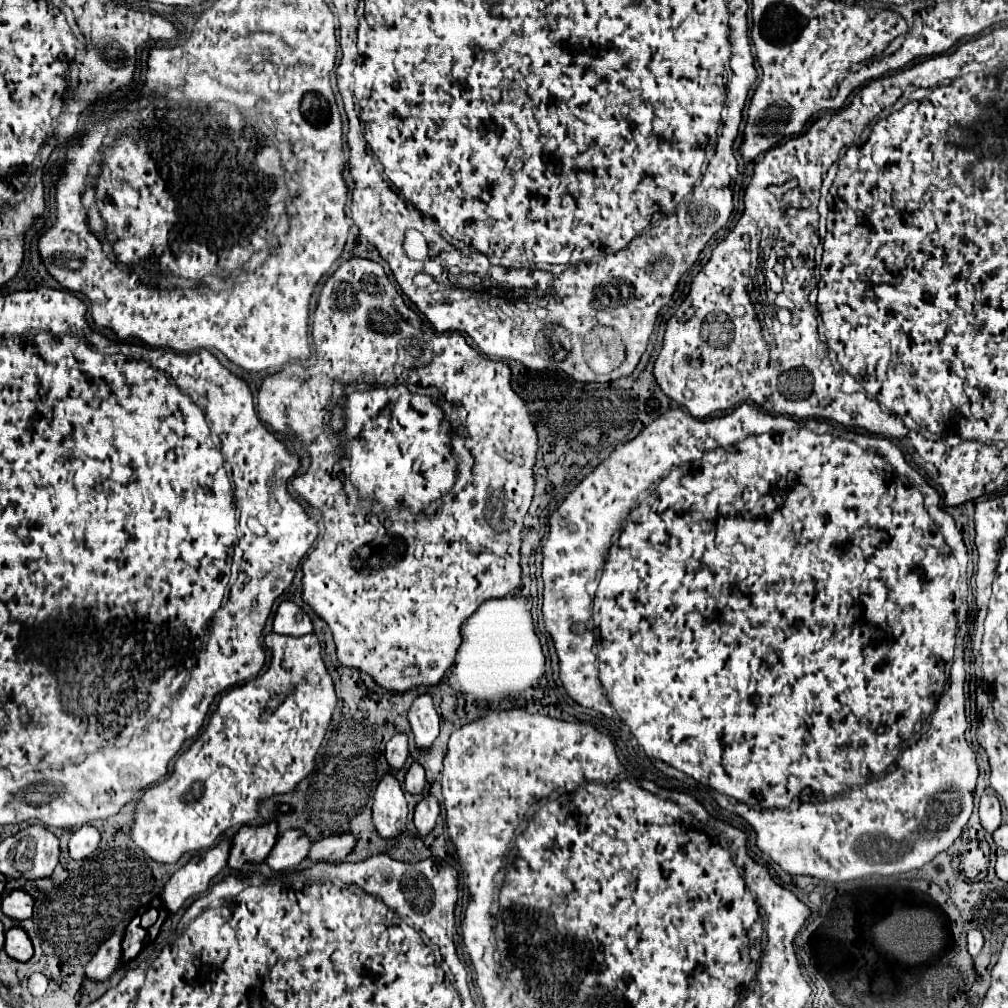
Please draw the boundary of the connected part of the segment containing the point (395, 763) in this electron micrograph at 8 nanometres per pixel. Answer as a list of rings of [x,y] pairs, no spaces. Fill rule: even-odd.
[[[396,733],[386,743],[386,761],[396,771],[396,769],[404,767],[406,757],[408,757],[408,737],[404,733]]]

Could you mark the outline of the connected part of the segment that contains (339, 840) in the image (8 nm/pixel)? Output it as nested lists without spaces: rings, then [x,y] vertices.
[[[352,831],[334,833],[310,847],[308,857],[314,861],[342,861],[356,845],[356,835]]]

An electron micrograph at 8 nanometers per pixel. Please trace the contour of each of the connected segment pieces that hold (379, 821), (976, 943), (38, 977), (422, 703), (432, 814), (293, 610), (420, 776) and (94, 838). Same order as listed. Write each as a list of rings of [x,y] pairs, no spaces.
[[[384,773],[374,791],[374,825],[380,837],[396,837],[404,831],[404,819],[408,815],[404,791],[394,773]]]
[[[970,929],[968,935],[966,935],[966,943],[968,943],[968,953],[972,957],[976,957],[980,953],[982,945],[984,945],[984,937],[982,937],[982,933],[978,929]]]
[[[32,973],[28,979],[28,987],[34,997],[42,997],[48,987],[48,977],[44,973]]]
[[[422,693],[414,699],[410,711],[408,711],[408,719],[414,731],[414,739],[418,747],[430,747],[432,741],[438,737],[438,713],[434,709],[432,703],[432,695],[430,693]]]
[[[424,795],[418,803],[416,803],[416,811],[414,811],[414,823],[418,829],[418,835],[424,837],[434,829],[434,823],[440,815],[440,803],[434,795]]]
[[[282,601],[274,617],[274,631],[280,635],[300,637],[312,633],[312,619],[302,611],[300,605],[292,601]]]
[[[412,763],[410,769],[406,771],[406,789],[412,795],[420,795],[424,791],[426,779],[424,779],[424,767],[420,763]]]
[[[84,825],[78,831],[74,831],[74,835],[72,835],[70,843],[68,843],[70,857],[72,859],[86,859],[86,857],[90,857],[96,851],[96,847],[98,847],[100,837],[102,837],[100,831],[96,827],[92,827],[92,825]]]

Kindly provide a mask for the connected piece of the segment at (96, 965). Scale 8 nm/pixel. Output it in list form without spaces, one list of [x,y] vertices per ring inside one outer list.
[[[114,933],[102,943],[98,953],[86,965],[86,975],[96,981],[106,981],[116,965],[122,961],[122,935]]]

